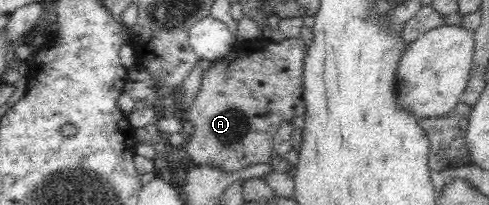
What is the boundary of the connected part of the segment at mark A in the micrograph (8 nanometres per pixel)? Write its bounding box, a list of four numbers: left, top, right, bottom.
[181,36,306,172]

